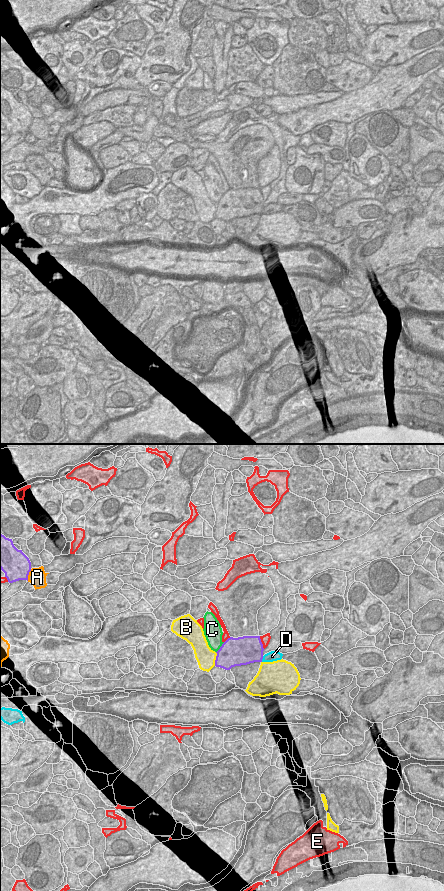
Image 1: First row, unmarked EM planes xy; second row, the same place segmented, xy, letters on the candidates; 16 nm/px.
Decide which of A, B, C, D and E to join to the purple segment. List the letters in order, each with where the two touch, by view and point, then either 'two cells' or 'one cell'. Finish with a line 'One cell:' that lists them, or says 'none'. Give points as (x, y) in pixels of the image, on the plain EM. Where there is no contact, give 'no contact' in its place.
A: xy (28, 126) | two cells
B: xy (216, 211) | two cells
C: xy (220, 199) | two cells
D: xy (262, 210) | two cells
E: xy (261, 194) | two cells
One cell: none

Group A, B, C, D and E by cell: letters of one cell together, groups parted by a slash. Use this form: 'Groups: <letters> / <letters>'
Groups: A / B / C / D / E

